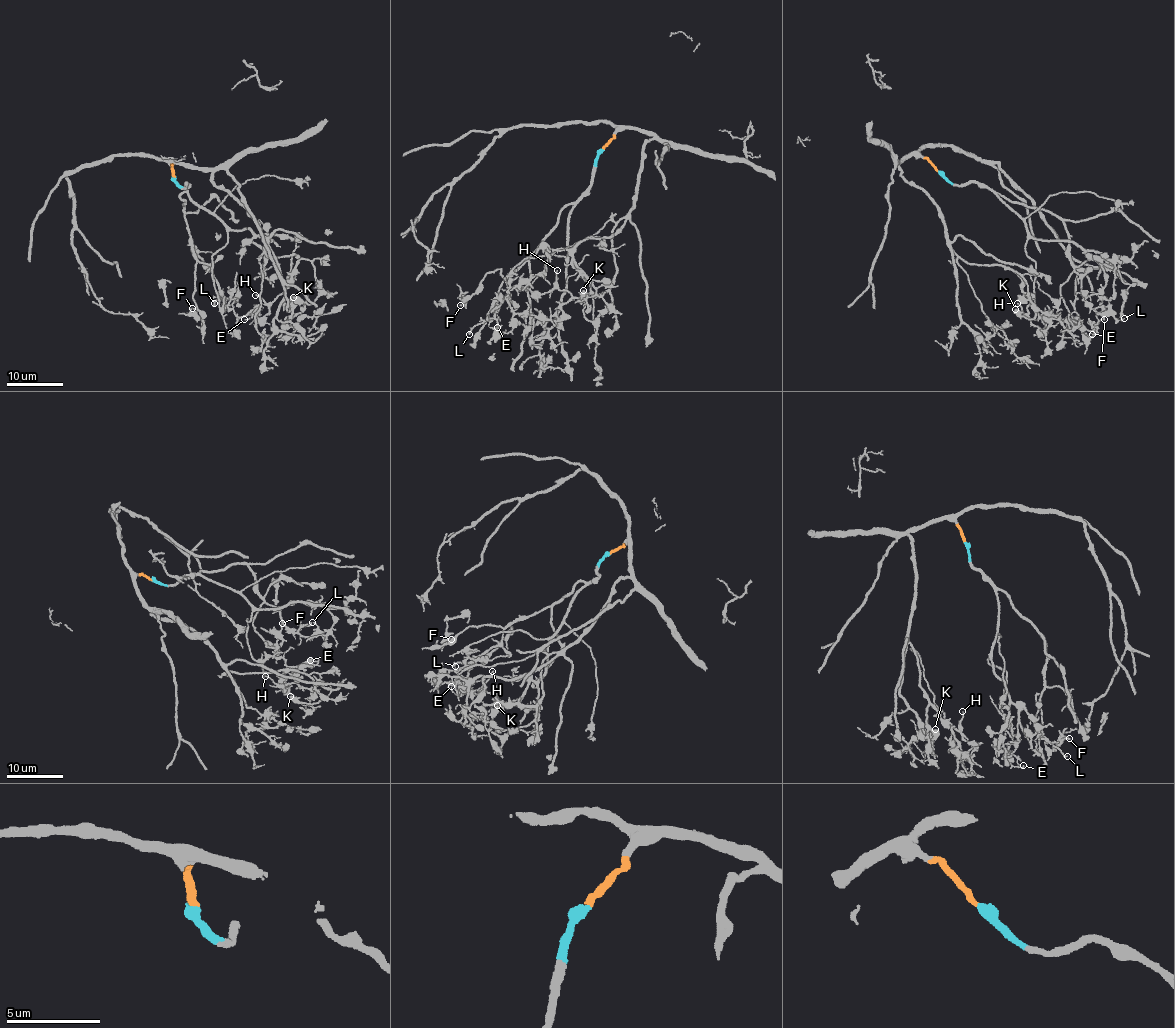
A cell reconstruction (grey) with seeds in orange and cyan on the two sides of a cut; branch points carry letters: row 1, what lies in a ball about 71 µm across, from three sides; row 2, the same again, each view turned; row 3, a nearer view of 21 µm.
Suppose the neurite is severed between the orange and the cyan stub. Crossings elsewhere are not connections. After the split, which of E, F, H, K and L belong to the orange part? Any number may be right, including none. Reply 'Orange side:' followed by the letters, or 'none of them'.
Orange side: H, K

